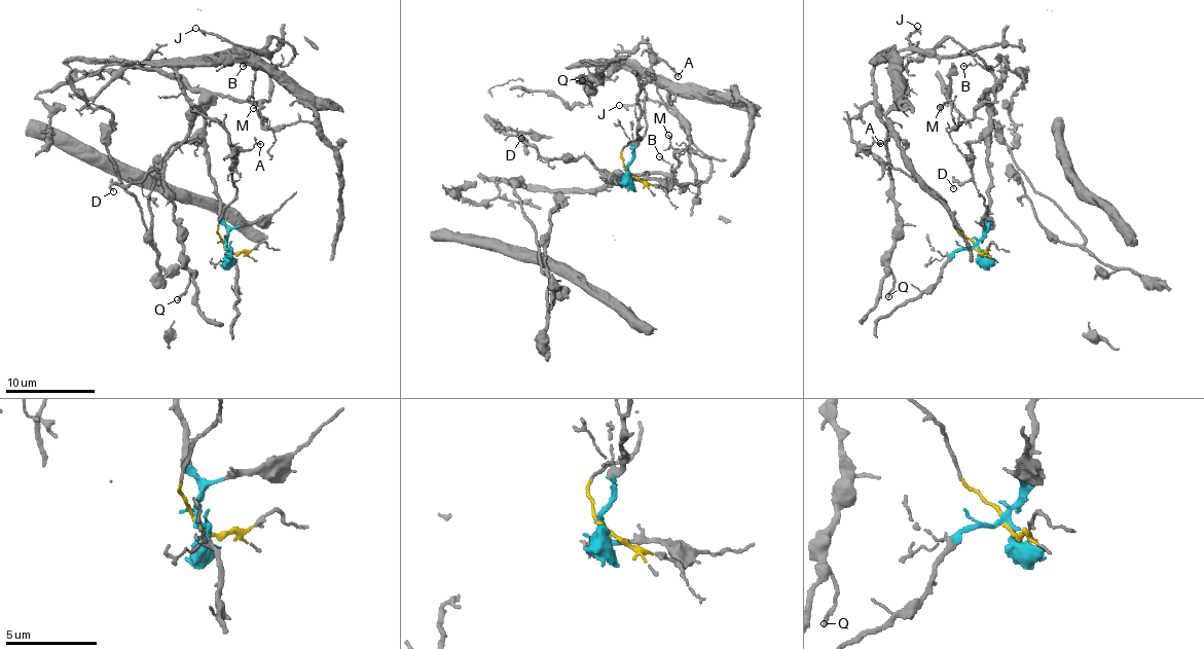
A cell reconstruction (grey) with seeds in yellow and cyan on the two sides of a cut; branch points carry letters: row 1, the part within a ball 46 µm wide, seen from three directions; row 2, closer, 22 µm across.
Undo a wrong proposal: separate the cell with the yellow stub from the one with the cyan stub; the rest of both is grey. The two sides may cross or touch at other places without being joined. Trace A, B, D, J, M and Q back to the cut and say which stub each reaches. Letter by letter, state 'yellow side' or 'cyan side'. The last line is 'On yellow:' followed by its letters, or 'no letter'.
A: yellow side
B: cyan side
D: cyan side
J: yellow side
M: cyan side
Q: yellow side
On yellow: A, J, Q

